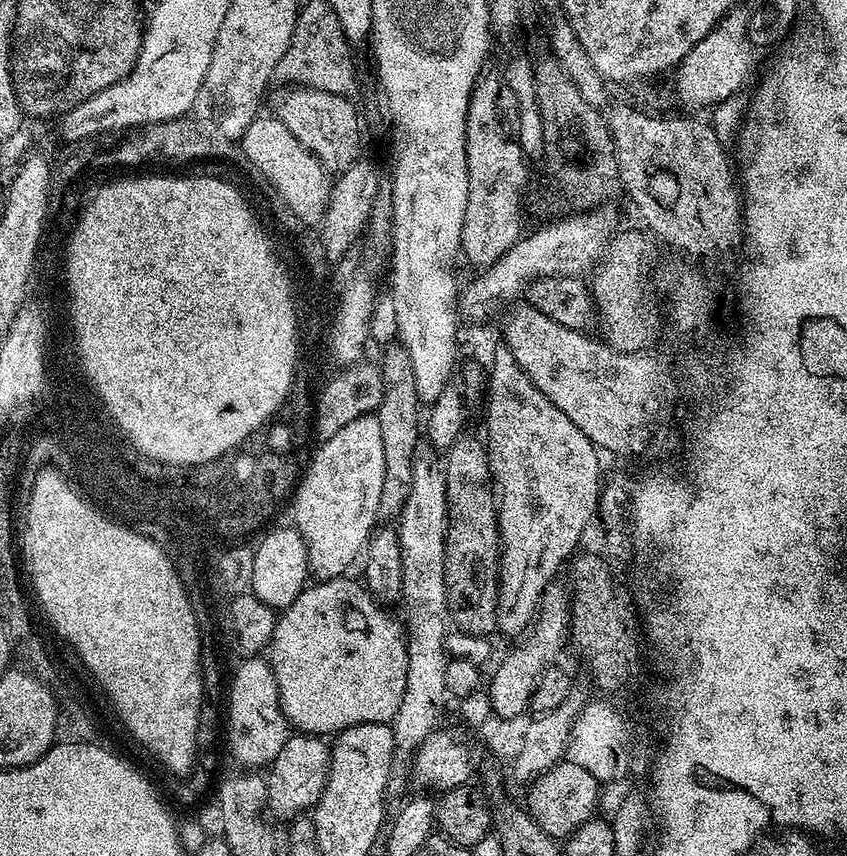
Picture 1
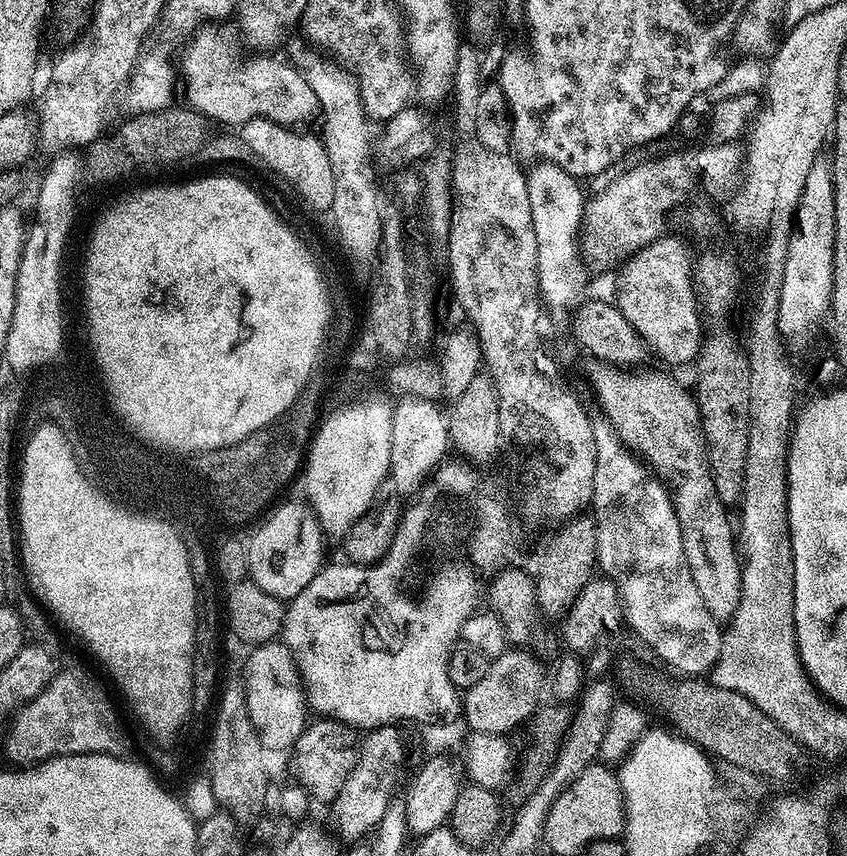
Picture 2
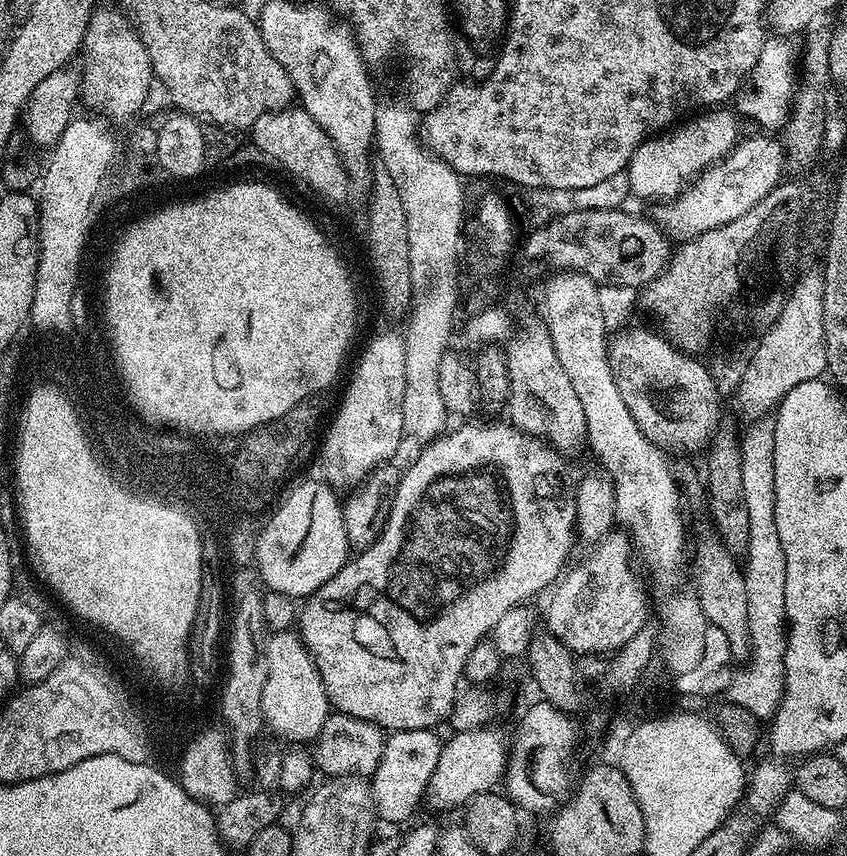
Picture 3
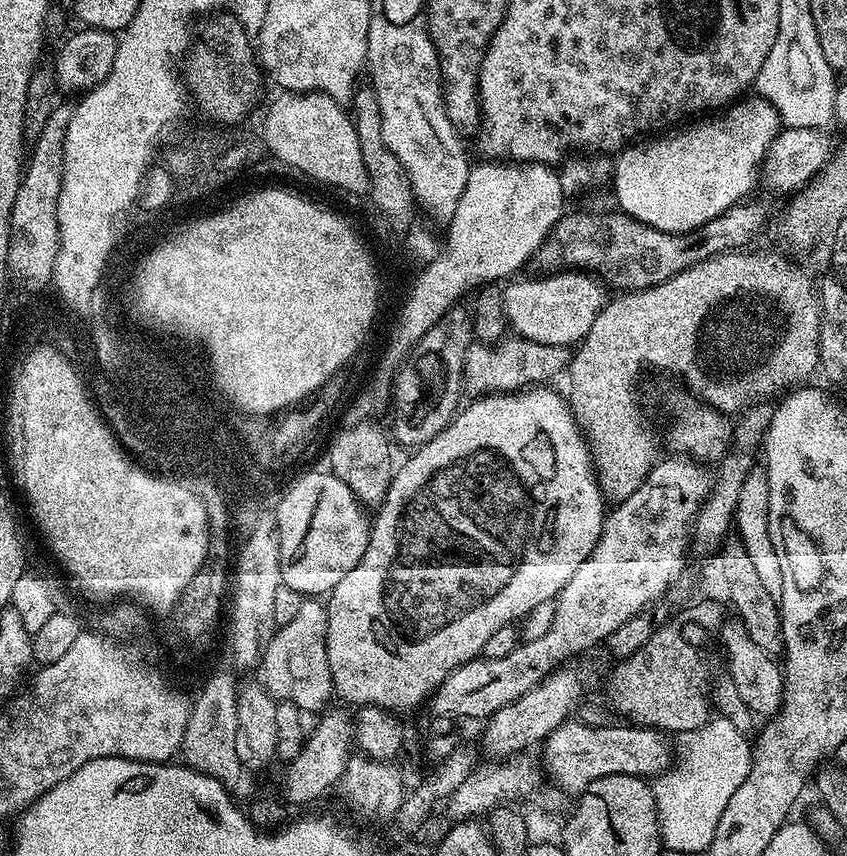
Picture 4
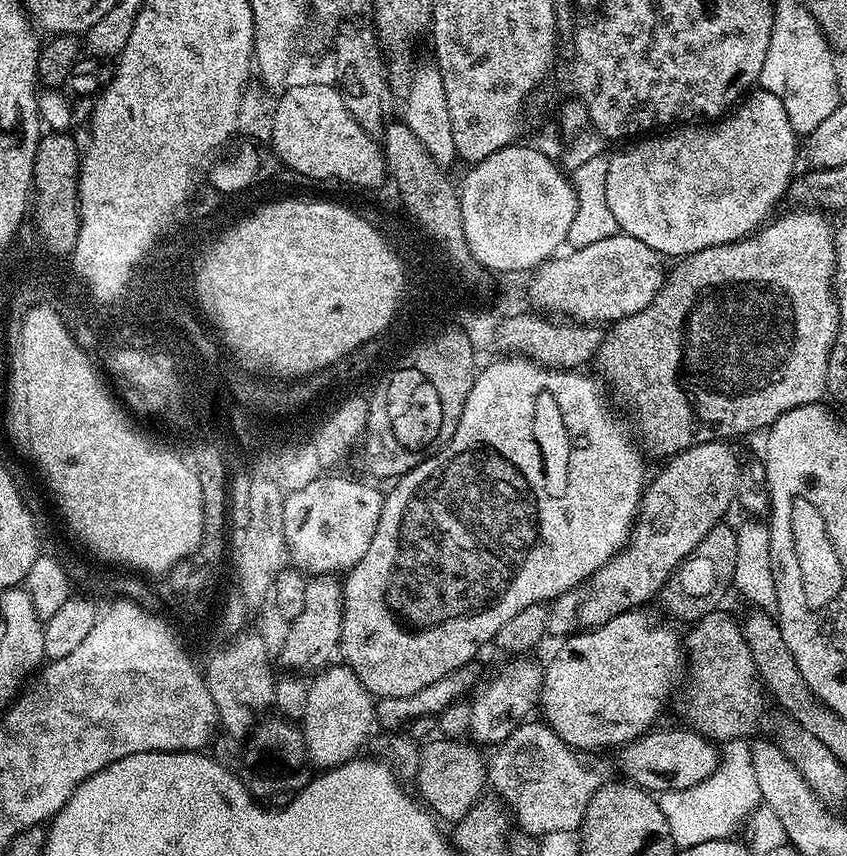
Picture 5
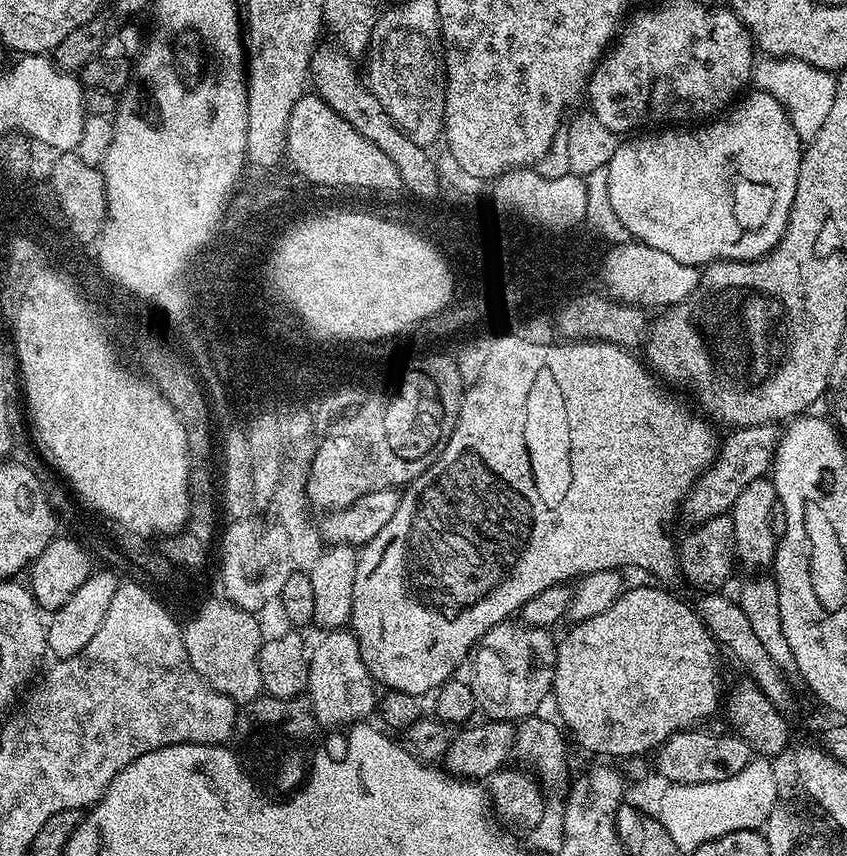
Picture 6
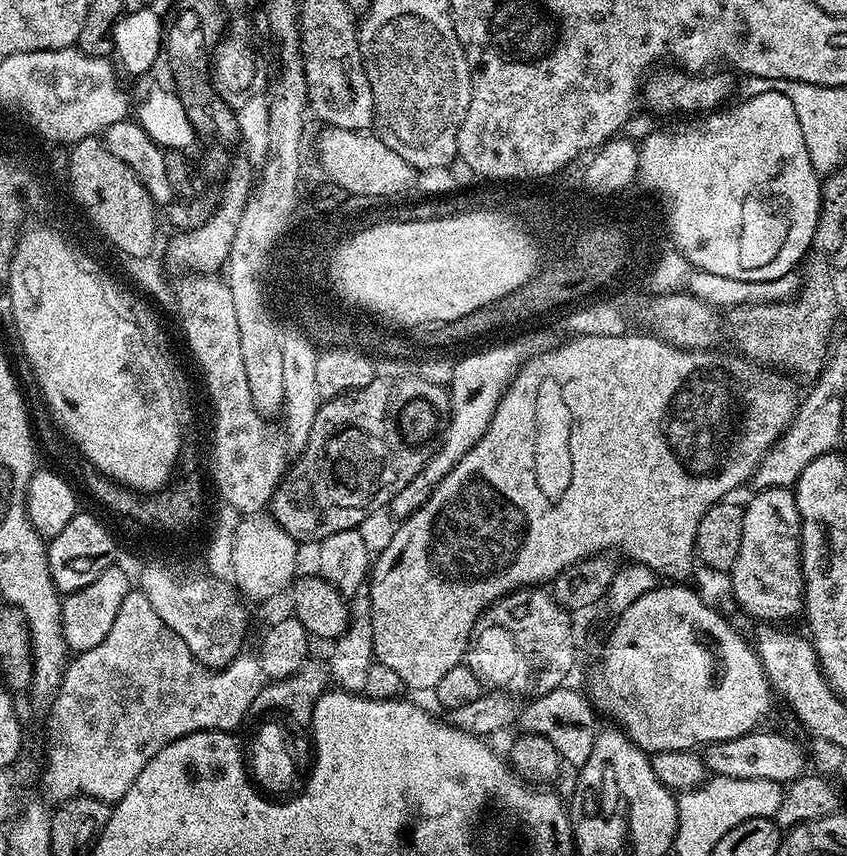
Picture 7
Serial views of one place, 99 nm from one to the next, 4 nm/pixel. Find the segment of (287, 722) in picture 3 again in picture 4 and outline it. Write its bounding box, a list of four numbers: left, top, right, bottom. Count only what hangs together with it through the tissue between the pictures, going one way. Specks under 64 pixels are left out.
[258,598,334,714]

